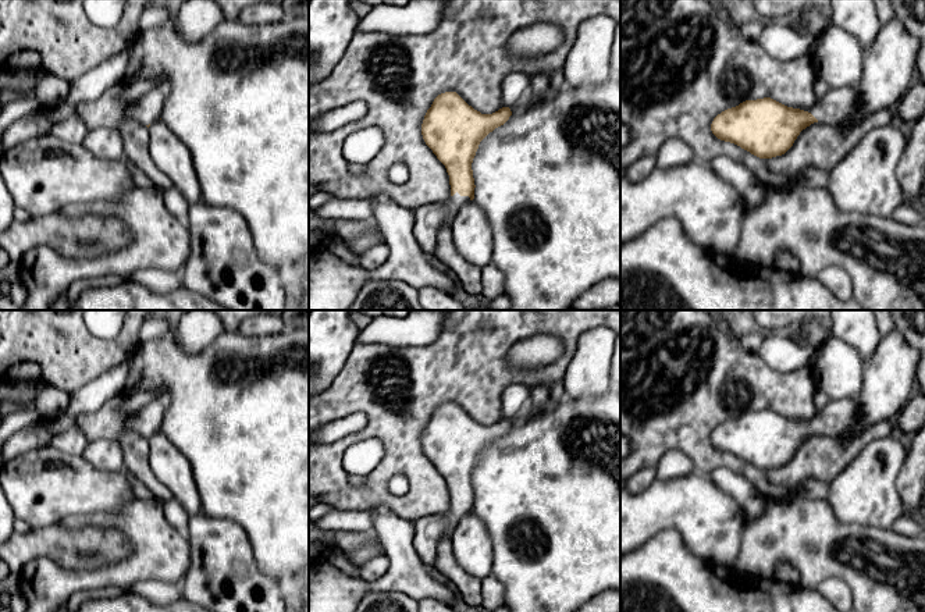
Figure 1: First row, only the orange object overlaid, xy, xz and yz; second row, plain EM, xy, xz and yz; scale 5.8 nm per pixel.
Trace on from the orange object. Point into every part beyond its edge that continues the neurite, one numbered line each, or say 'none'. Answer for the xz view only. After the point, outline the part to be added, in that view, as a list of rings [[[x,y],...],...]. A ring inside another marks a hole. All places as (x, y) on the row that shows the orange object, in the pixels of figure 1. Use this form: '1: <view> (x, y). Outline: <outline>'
1: xz (430, 219). Outline: [[[456,192],[444,203],[431,203],[413,209],[413,235],[427,256],[435,253],[440,231],[452,227],[453,218],[467,202],[470,202],[469,196],[460,196]]]

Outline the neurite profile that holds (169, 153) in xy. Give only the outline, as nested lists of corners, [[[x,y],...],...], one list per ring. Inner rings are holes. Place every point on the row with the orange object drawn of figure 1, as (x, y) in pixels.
[[[159,120],[149,127],[149,152],[153,163],[172,181],[192,206],[202,200],[202,189],[189,149]]]

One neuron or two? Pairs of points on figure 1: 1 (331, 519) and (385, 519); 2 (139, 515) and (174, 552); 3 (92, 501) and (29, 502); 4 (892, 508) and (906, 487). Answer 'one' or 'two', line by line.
1: two
2: one
3: one
4: two

